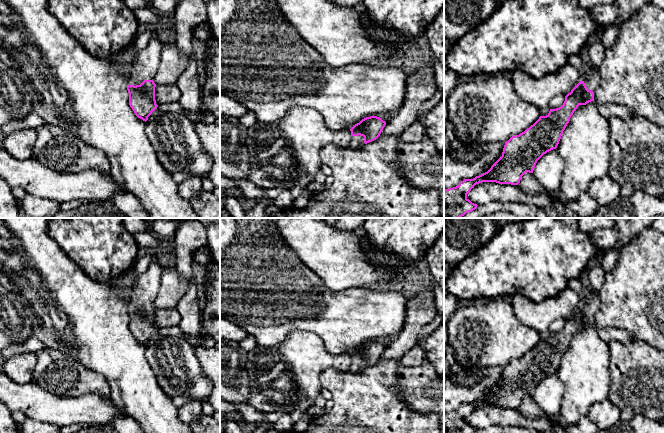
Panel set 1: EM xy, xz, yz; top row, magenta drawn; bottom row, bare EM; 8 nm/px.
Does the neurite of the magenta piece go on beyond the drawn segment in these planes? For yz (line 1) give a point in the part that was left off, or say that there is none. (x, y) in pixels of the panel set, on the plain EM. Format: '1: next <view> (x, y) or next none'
1: next yz (590, 298)

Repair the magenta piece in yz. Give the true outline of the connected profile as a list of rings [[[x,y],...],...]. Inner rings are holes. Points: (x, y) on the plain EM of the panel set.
[[[593,287],[584,290],[581,305],[565,320],[565,325],[561,331],[550,333],[546,340],[540,340],[539,343],[524,356],[512,360],[506,365],[502,380],[487,396],[473,403],[464,403],[456,411],[444,413],[444,433],[476,433],[478,429],[472,427],[467,422],[467,418],[476,408],[496,406],[499,408],[518,409],[526,396],[533,397],[537,385],[547,376],[557,372],[563,355],[578,330],[586,329],[594,325],[594,315],[598,311],[599,303],[599,290]]]

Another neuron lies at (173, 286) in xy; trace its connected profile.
[[[175,268],[162,271],[160,288],[153,302],[156,309],[176,308],[187,291],[188,281]]]

